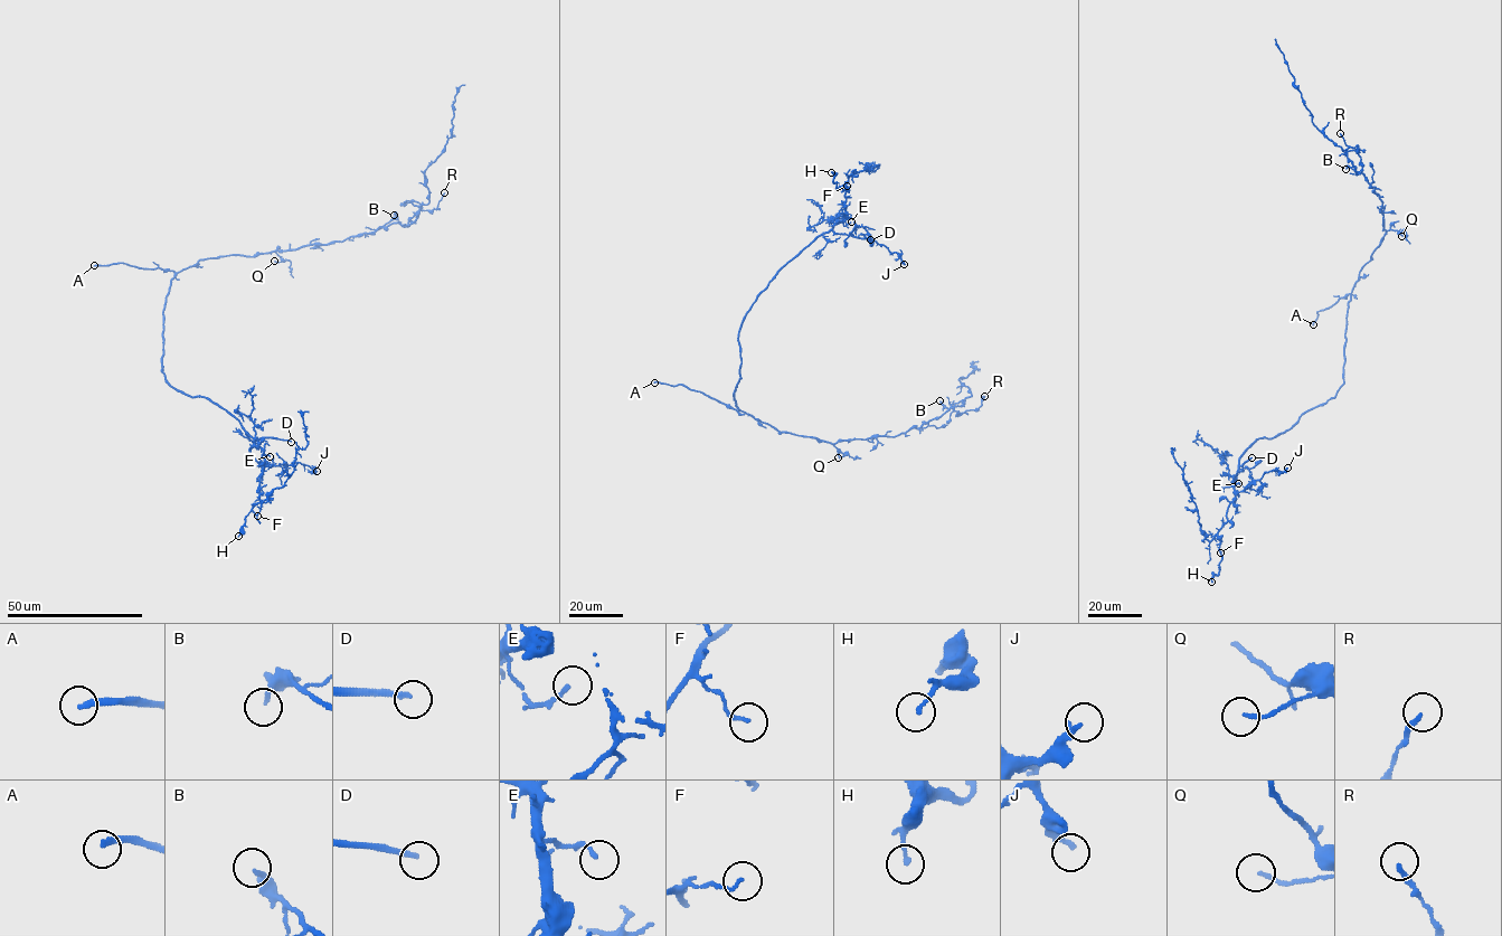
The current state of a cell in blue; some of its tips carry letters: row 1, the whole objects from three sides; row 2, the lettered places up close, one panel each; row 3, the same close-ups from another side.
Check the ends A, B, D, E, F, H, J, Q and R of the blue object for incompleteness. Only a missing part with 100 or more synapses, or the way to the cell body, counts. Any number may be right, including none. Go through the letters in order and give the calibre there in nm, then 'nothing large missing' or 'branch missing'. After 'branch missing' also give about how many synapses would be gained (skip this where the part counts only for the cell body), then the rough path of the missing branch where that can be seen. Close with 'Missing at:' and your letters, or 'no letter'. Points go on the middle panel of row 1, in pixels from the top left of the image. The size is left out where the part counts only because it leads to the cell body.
A: 240 nm thick; branch missing; about 250 synapses
B: 200 nm thick; nothing large missing
D: 200 nm thick; branch missing; missing branch runs (870, 239), (895, 237), (927, 207), (953, 145), (978, 109), (993, 96), (992, 92)
E: 140 nm thick; nothing large missing
F: 110 nm thick; nothing large missing
H: 140 nm thick; nothing large missing
J: 220 nm thick; nothing large missing
Q: 120 nm thick; nothing large missing
R: 200 nm thick; nothing large missing
Missing at: A, D

